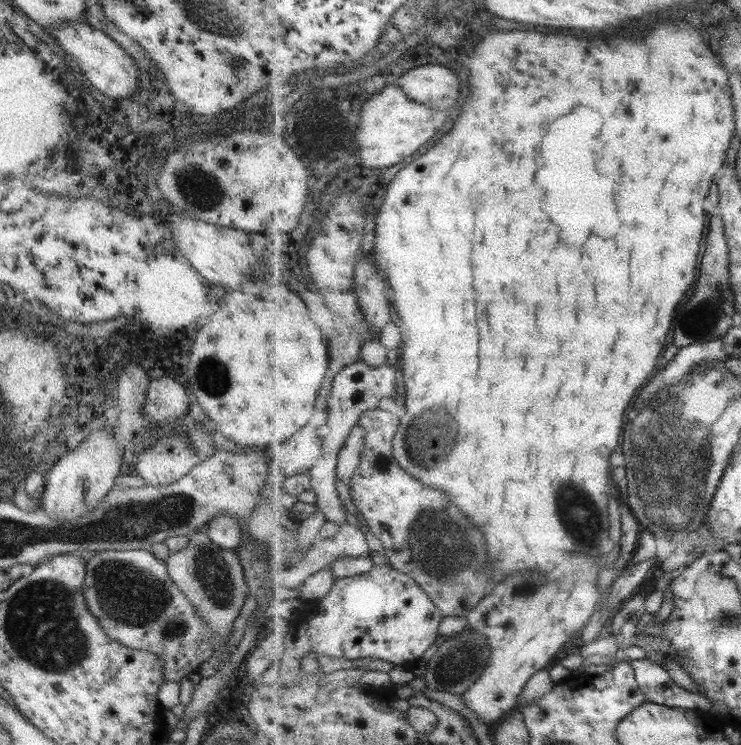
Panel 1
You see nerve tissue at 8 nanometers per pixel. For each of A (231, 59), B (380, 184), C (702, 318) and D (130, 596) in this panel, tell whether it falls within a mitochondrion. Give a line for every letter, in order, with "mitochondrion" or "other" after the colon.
A: mitochondrion
B: other
C: mitochondrion
D: mitochondrion

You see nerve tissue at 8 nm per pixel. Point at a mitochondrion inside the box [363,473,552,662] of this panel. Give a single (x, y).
(441, 545)

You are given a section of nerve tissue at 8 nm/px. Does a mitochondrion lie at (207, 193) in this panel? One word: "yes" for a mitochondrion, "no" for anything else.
yes

